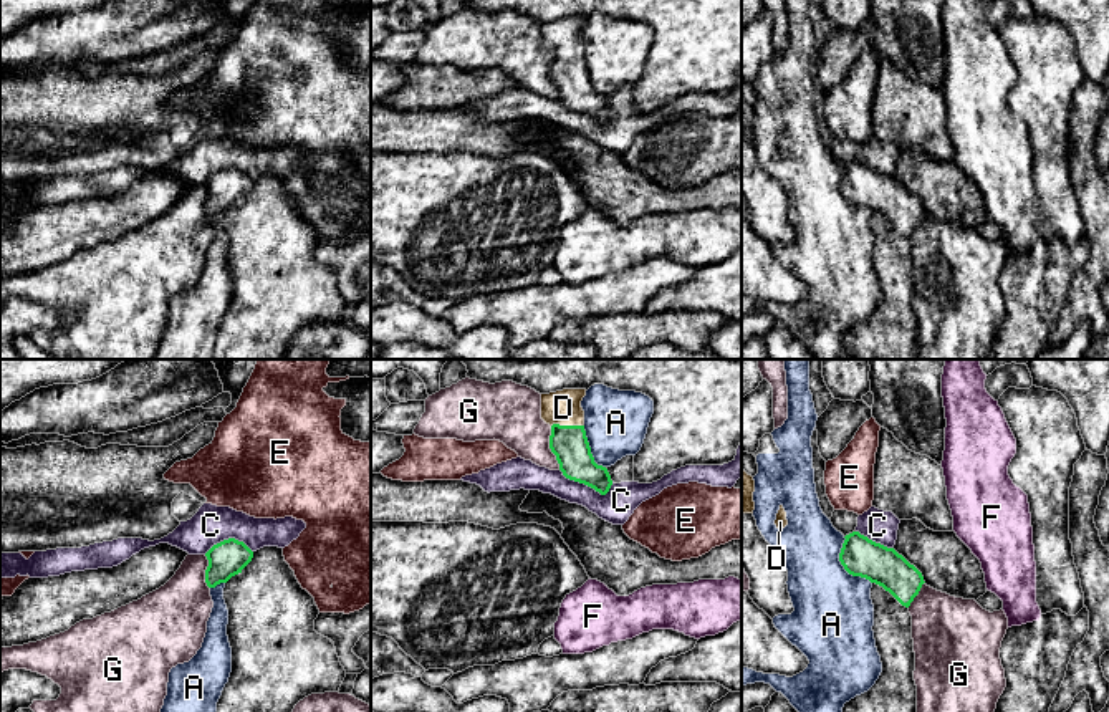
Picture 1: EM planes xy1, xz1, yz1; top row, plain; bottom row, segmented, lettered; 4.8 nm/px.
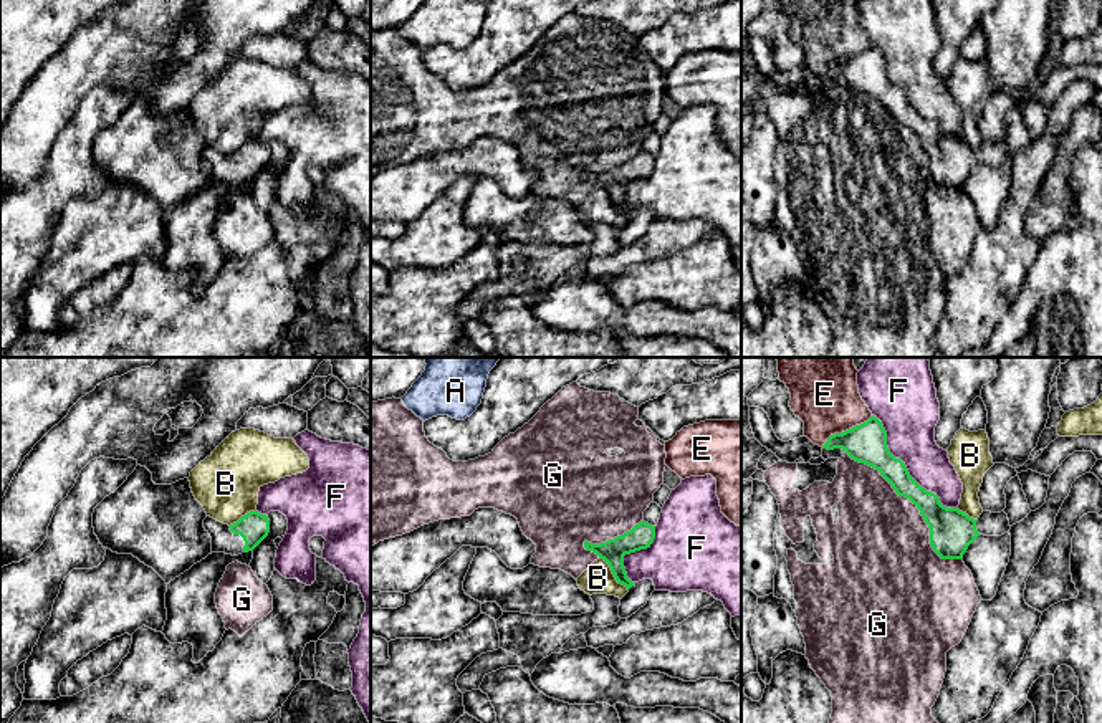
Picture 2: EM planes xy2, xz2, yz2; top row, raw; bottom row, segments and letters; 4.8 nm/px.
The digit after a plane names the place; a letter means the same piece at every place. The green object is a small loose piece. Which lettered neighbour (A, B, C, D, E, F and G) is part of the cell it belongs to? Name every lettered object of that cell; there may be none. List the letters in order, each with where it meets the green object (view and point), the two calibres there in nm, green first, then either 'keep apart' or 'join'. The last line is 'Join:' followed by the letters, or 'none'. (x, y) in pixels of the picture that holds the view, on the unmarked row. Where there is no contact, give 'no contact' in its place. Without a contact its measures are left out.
A: meets green in yz1 at (843, 194); 190 nm thick on the green side, 380 nm on the other; keep apart
B: meets green in xz2 at (614, 205); 120 nm thick on the green side, 150 nm on the other; keep apart
C: meets green in xz1 at (586, 113); 180 nm thick on the green side, 160 nm on the other; keep apart
D: meets green in xz1 at (566, 55); 180 nm thick on the green side, 170 nm on the other; join
E: meets green in yz2 at (846, 60); 190 nm thick on the green side, 300 nm on the other; keep apart
F: meets green in yz2 at (905, 98); 190 nm thick on the green side, 260 nm on the other; keep apart
G: meets green in yz2 at (917, 136); 220 nm thick on the green side, 460 nm on the other; keep apart
Join: D

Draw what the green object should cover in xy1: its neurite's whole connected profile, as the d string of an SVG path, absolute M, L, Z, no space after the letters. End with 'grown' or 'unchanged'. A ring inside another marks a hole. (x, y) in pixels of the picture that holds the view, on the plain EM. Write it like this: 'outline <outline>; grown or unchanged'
outline M228 167L214 174L205 185L209 189L205 212L209 217L215 217L242 202L242 199L252 190L253 180L243 171Z; unchanged

